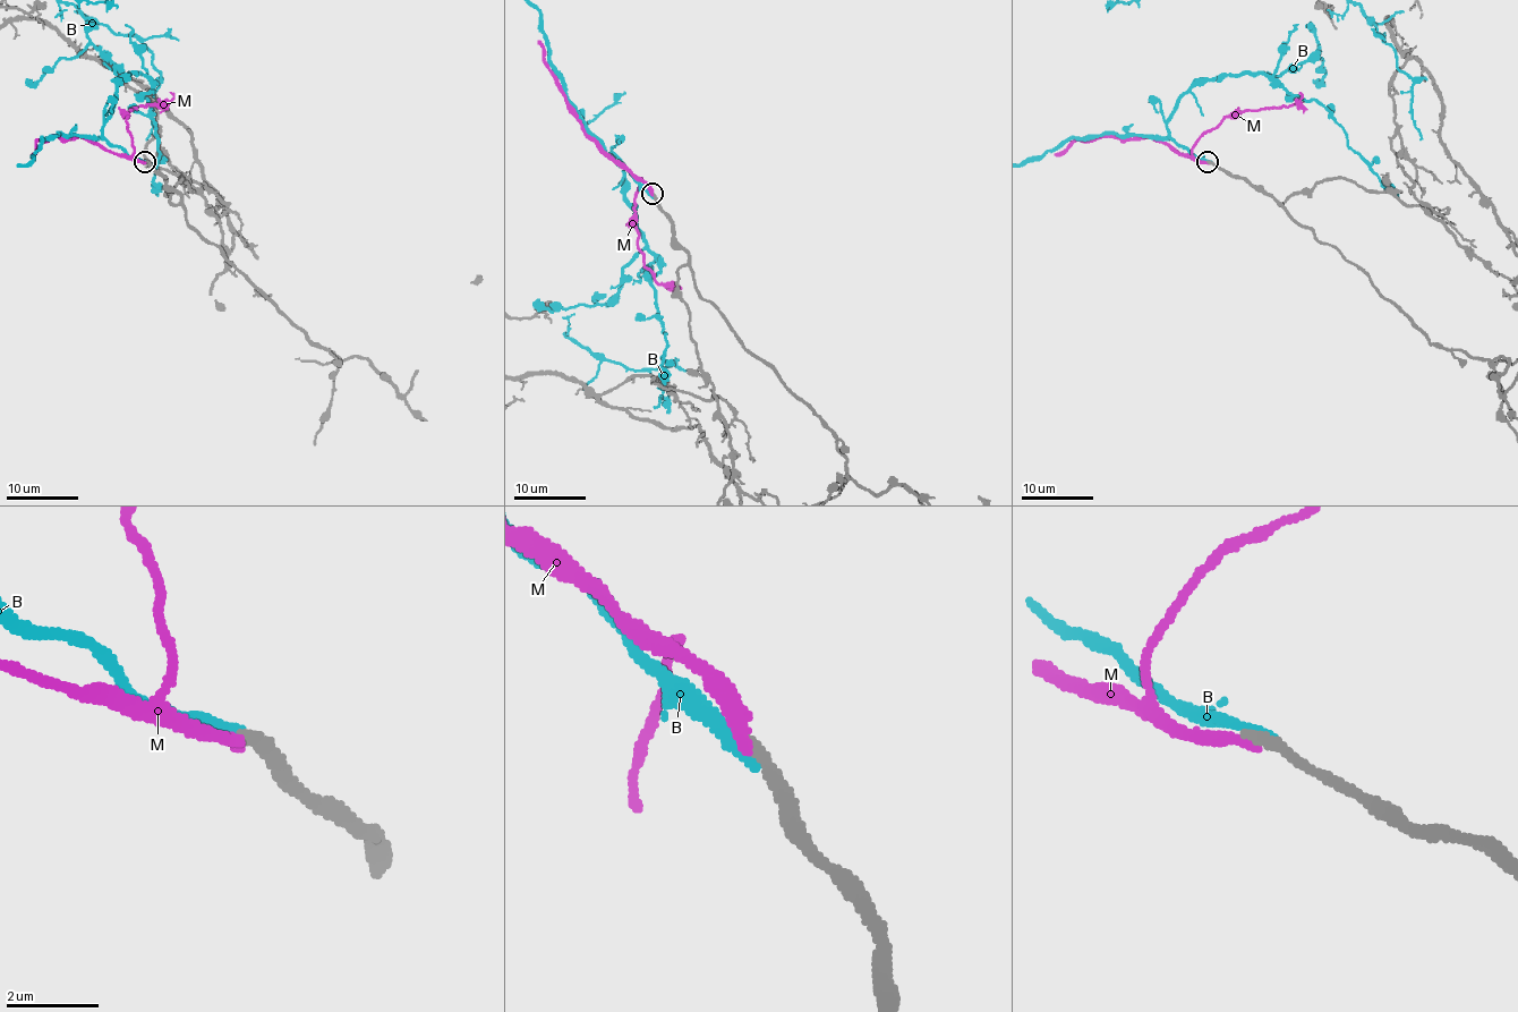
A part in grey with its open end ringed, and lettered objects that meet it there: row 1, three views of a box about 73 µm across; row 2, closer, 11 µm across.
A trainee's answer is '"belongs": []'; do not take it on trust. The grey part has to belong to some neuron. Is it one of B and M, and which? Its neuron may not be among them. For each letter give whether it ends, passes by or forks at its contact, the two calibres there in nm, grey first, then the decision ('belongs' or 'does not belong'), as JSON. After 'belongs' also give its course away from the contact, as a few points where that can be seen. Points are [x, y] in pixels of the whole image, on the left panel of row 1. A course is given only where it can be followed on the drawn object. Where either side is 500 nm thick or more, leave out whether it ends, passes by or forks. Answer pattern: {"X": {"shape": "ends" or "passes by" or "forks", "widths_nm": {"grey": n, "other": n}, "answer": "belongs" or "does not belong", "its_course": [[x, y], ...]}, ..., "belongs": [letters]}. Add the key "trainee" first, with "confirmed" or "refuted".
{"trainee": "confirmed", "B": {"shape": "ends", "widths_nm": {"grey": 260, "other": 280}, "answer": "does not belong"}, "M": {"shape": "ends", "widths_nm": {"grey": 240, "other": 240}, "answer": "does not belong"}, "belongs": []}

